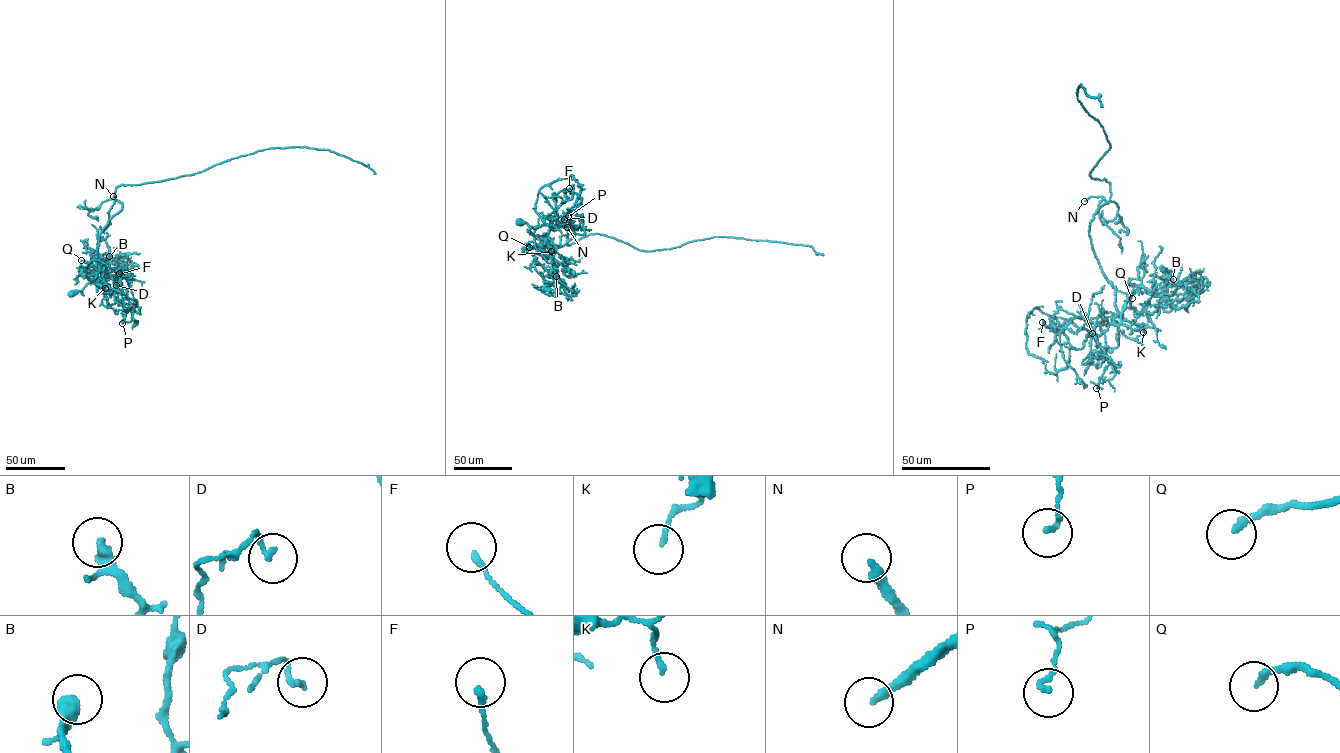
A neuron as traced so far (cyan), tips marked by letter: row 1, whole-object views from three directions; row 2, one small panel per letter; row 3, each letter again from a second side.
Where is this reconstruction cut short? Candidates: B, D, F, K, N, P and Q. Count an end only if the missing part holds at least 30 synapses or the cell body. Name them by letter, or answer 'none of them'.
N

